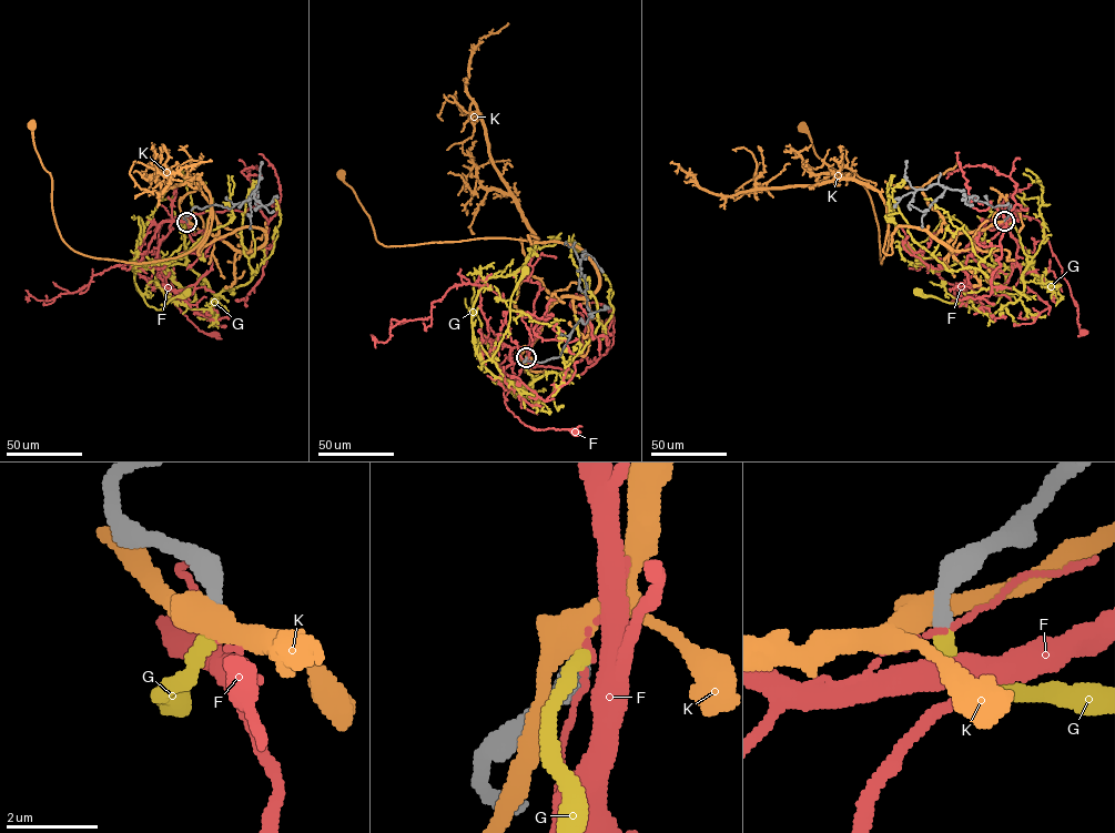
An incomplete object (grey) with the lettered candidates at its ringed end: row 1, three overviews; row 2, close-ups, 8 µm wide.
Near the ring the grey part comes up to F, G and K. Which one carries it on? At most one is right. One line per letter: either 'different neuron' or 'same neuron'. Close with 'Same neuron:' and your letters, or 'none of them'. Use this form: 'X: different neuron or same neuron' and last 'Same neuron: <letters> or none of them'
F: different neuron
G: same neuron
K: different neuron
Same neuron: G

